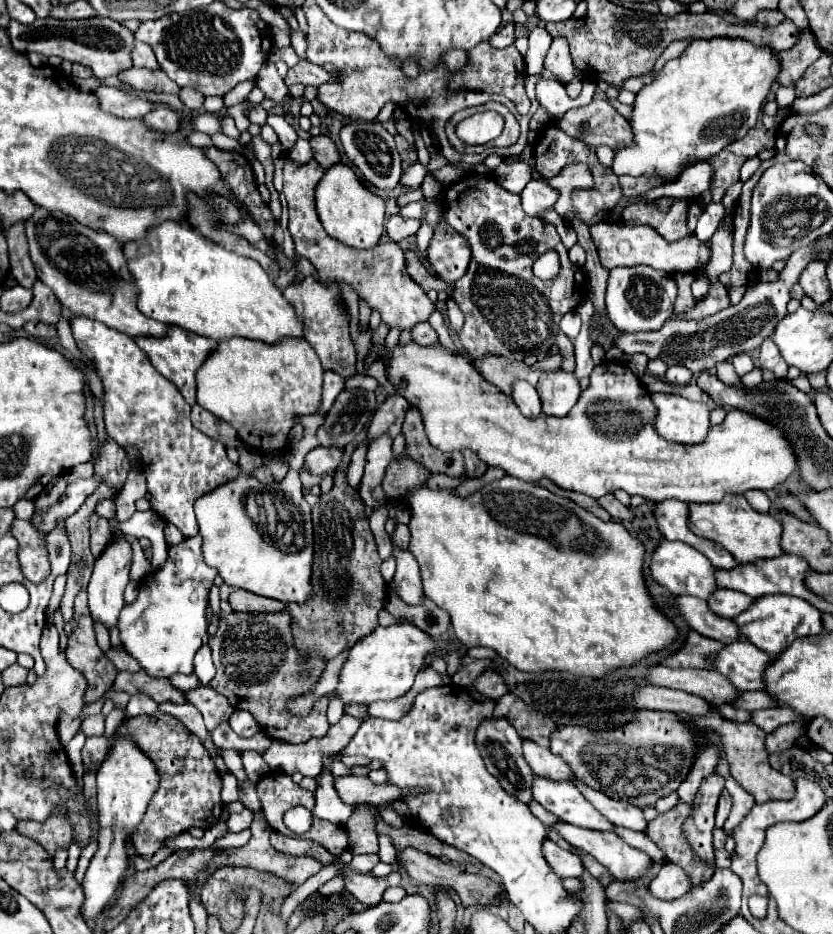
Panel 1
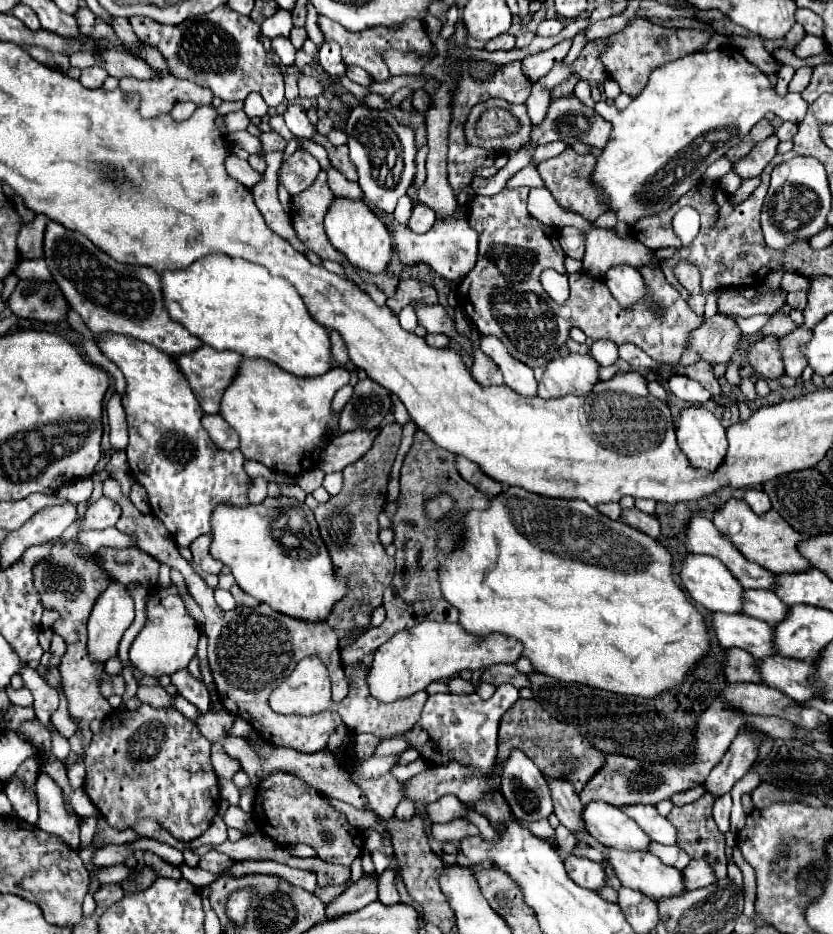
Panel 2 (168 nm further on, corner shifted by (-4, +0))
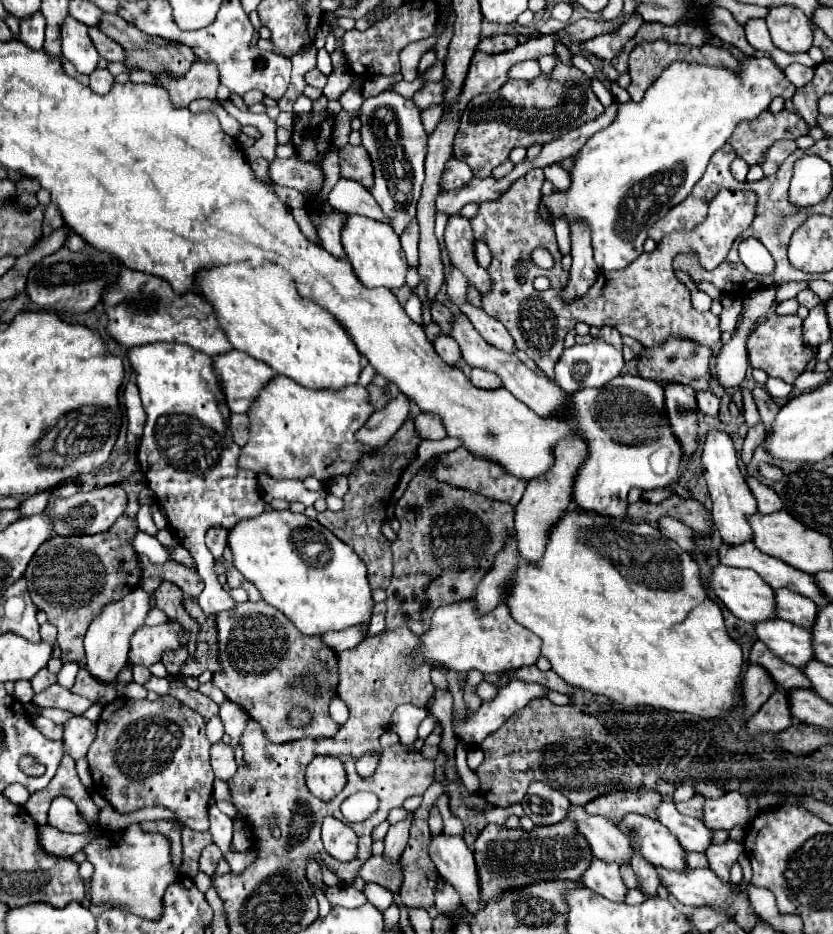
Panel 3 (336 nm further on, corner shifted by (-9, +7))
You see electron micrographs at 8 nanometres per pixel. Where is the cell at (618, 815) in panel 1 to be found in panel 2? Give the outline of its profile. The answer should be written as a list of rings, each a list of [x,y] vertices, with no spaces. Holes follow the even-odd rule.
[[[639,805],[639,807],[621,807],[621,809],[627,815],[631,815],[631,819],[635,819],[639,827],[643,827],[643,831],[647,831],[647,835],[651,835],[655,843],[661,845],[677,843],[677,829],[665,817],[661,817],[655,807]]]

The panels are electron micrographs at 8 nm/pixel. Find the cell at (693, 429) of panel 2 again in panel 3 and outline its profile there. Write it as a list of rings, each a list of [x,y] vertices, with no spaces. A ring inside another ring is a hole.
[[[710,428],[706,434],[706,440],[702,444],[702,476],[708,484],[714,508],[712,508],[712,518],[714,524],[722,536],[722,540],[726,544],[742,544],[752,540],[752,528],[746,522],[748,514],[756,512],[756,500],[738,468],[738,458],[736,458],[736,450],[734,450],[734,442],[732,438],[716,428]]]

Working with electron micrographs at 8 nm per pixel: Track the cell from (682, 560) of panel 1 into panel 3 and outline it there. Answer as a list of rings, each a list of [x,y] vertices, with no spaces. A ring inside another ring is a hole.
[[[718,564],[710,572],[708,586],[714,592],[714,596],[740,620],[756,624],[756,622],[762,622],[762,620],[768,620],[768,618],[776,618],[776,614],[774,614],[774,608],[776,608],[774,590],[768,584],[764,584],[764,580],[752,570]]]

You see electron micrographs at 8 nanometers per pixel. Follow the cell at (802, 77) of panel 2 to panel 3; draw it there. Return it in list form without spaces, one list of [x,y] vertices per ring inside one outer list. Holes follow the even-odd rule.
[[[790,64],[790,66],[784,68],[784,74],[794,86],[800,88],[814,78],[814,68],[808,68],[808,66],[802,66],[802,64]]]

